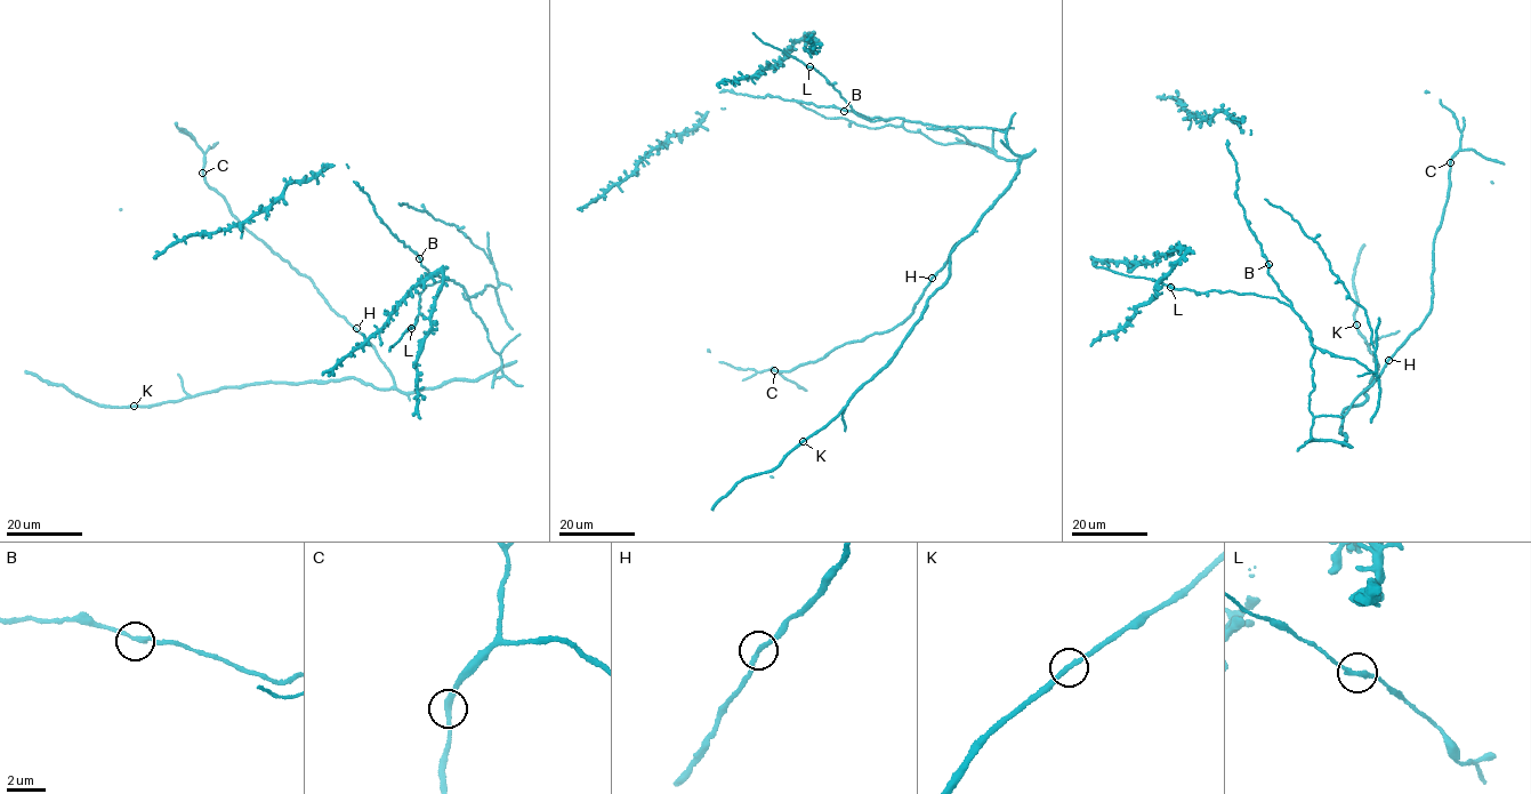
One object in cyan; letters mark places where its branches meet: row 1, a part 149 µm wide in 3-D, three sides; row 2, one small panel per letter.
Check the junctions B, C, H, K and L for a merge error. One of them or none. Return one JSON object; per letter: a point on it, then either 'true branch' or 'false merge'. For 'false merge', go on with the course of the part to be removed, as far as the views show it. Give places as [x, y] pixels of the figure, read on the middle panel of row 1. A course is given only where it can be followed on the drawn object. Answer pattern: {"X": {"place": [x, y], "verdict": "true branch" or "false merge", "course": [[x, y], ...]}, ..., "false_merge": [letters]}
{"B": {"place": [844, 111], "verdict": "true branch"}, "C": {"place": [774, 370], "verdict": "true branch"}, "H": {"place": [932, 278], "verdict": "true branch"}, "K": {"place": [803, 441], "verdict": "true branch"}, "L": {"place": [810, 66], "verdict": "true branch"}, "false_merge": []}

